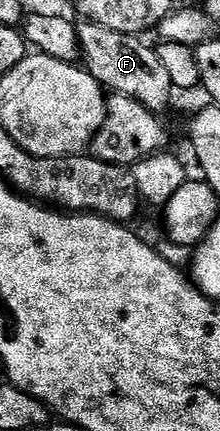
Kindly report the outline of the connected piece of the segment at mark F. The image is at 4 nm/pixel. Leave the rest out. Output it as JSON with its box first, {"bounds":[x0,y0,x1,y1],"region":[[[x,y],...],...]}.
{"bounds":[77,21,172,112],"region":[[[83,21],[77,27],[80,58],[84,68],[110,92],[121,92],[140,100],[149,110],[162,112],[170,102],[172,87],[168,71],[160,64],[160,56],[153,45],[142,42],[137,34],[114,32],[95,22]]]}

